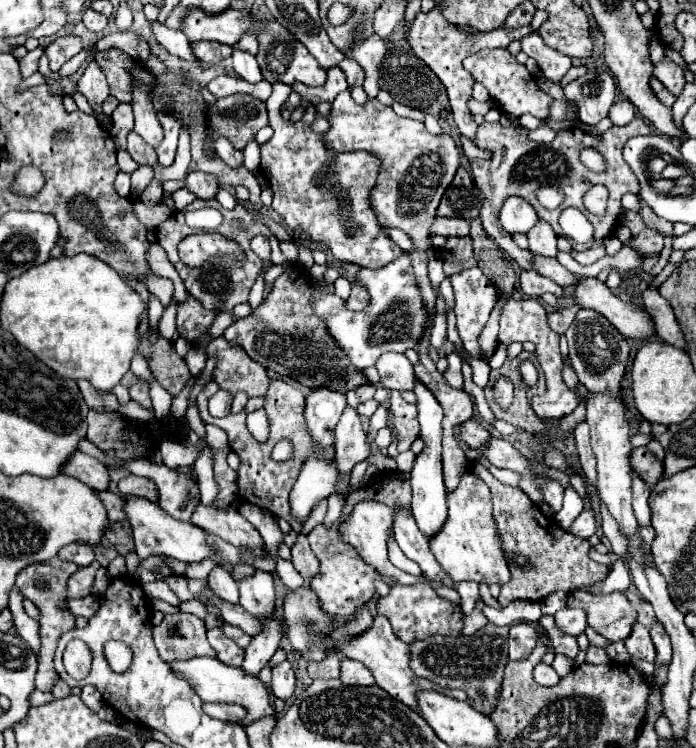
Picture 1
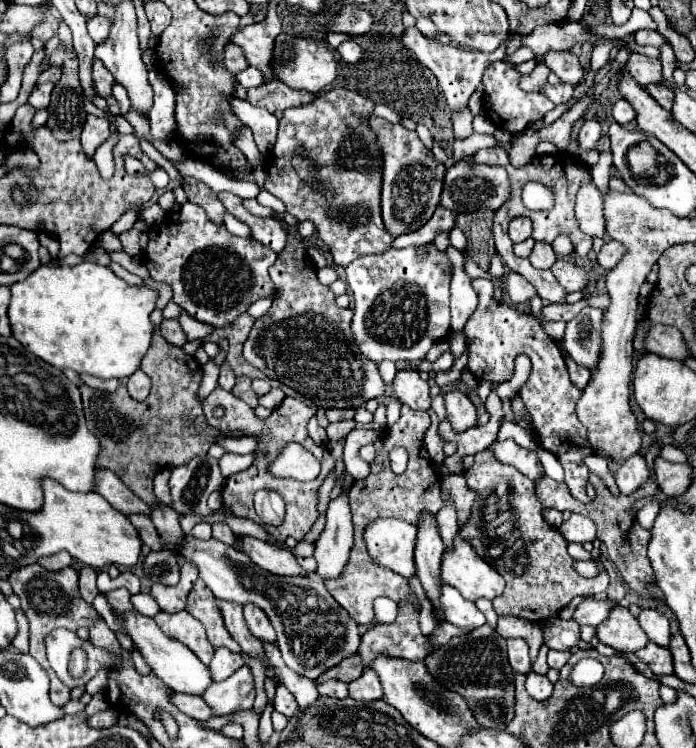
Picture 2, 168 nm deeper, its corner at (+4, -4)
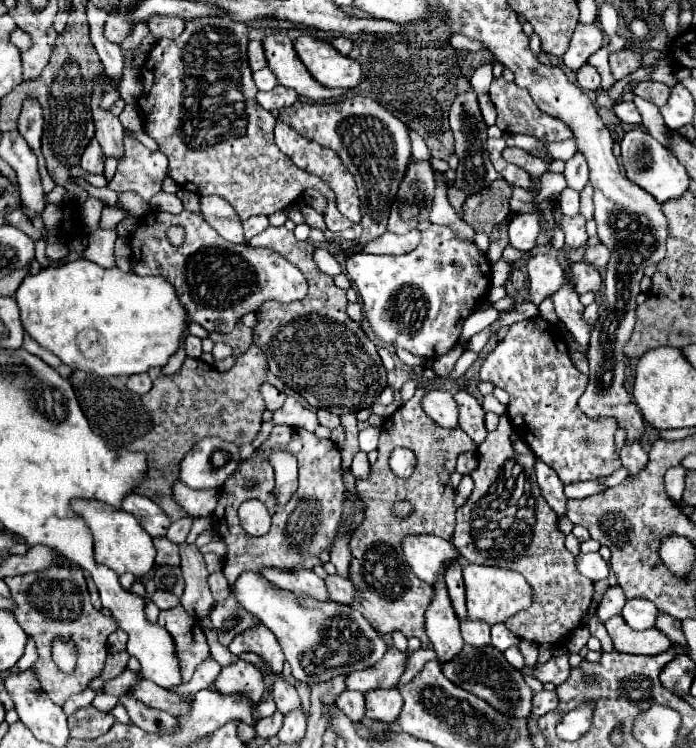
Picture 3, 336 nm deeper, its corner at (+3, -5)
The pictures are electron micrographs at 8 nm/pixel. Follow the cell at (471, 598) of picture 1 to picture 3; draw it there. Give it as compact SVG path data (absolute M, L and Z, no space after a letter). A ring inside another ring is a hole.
M495 625L491 627L491 637L493 637L493 647L497 647L497 651L505 651L507 647L519 645L519 639L505 627L505 625Z

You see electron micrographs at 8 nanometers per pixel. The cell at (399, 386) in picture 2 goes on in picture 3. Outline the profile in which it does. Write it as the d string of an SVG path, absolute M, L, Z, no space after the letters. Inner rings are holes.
M429 391L425 397L423 397L423 409L425 413L429 413L429 417L439 423L441 427L445 429L457 429L459 427L459 421L457 421L457 403L453 399L451 393L447 391Z

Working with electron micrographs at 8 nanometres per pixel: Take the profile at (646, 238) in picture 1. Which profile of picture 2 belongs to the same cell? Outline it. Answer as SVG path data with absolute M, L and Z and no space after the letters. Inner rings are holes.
M610 240L610 242L606 242L606 244L602 246L596 262L598 262L602 268L612 270L612 268L622 260L624 254L626 254L624 244L620 244L620 242L616 242L616 240Z

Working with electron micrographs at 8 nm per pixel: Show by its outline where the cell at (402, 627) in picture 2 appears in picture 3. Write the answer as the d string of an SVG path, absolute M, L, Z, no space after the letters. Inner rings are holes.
M389 645L389 653L373 667L373 669L361 669L355 673L349 673L345 677L347 689L353 691L373 691L373 689L393 689L403 673L403 663L407 655L397 651L393 645Z

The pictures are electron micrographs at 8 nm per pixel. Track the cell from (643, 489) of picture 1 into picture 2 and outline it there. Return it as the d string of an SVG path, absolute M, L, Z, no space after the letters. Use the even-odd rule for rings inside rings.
M640 454L630 456L622 464L620 472L616 474L616 484L618 484L618 488L620 488L620 492L624 496L634 494L648 480L650 480L650 470L648 470L648 466L646 466L646 462L644 462L644 458Z

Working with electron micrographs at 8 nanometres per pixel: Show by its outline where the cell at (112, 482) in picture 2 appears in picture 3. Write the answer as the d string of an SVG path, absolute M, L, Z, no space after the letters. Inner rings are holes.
M137 493L125 497L123 511L129 511L131 515L135 515L135 519L143 525L143 529L151 537L165 537L167 527L171 525L169 517L163 513L161 507L157 507L151 499Z

